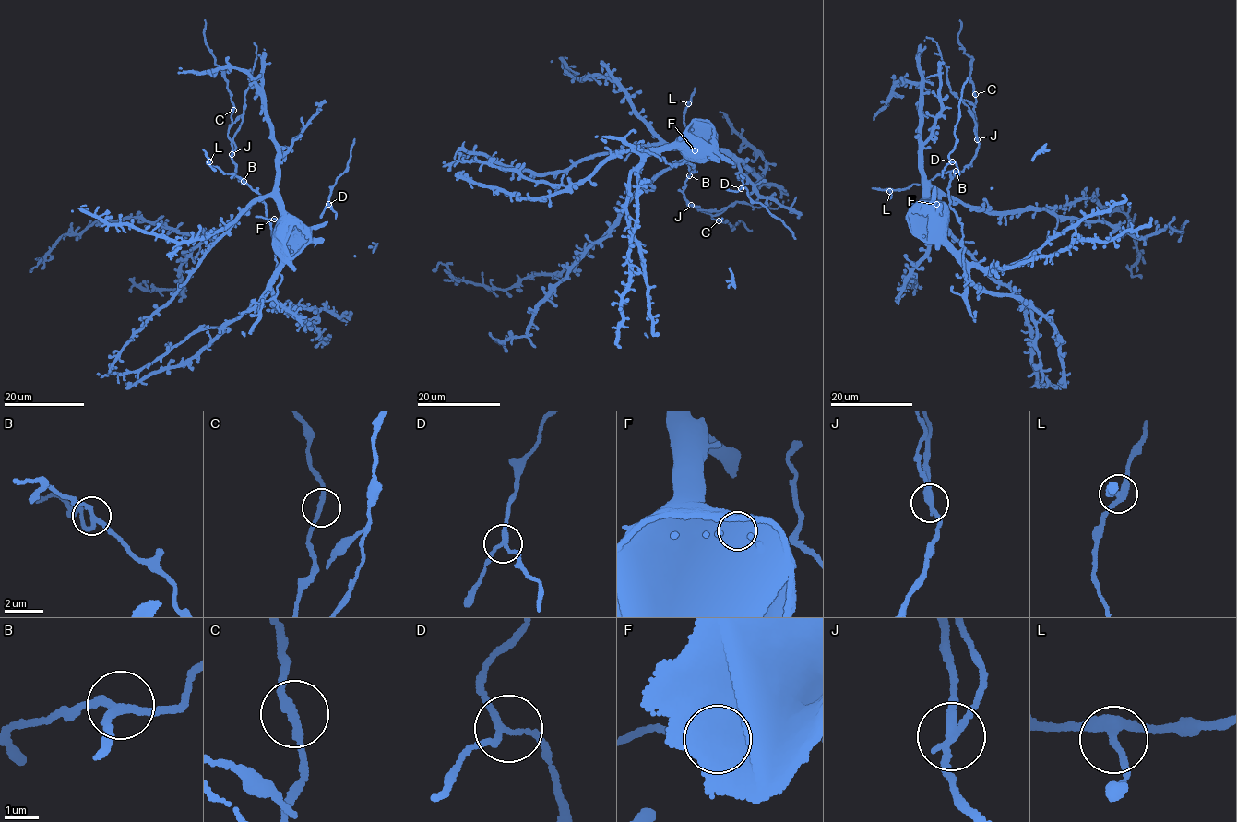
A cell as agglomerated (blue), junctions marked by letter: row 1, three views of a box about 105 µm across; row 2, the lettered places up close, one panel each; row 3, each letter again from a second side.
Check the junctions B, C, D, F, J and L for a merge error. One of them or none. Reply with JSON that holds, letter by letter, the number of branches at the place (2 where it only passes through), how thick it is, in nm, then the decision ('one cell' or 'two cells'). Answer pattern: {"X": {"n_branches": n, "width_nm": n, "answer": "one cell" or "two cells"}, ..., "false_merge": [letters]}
{"B": {"n_branches": 3, "width_nm": 220, "answer": "one cell"}, "C": {"n_branches": 2, "width_nm": 240, "answer": "one cell"}, "D": {"n_branches": 3, "width_nm": 160, "answer": "one cell"}, "F": {"n_branches": 2, "width_nm": 200, "answer": "one cell"}, "J": {"n_branches": 3, "width_nm": 200, "answer": "two cells"}, "L": {"n_branches": 3, "width_nm": 200, "answer": "one cell"}, "false_merge": ["J"]}

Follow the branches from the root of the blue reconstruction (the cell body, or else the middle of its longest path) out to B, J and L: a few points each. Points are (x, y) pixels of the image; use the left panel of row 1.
B: (282, 218), (277, 242), (281, 256), (266, 301), (277, 294), (281, 277), (265, 203), (243, 181)
J: (282, 218), (281, 256), (266, 301), (281, 279), (271, 230), (261, 196), (235, 174), (232, 154)
L: (282, 218), (277, 242), (281, 256), (266, 301), (277, 294), (281, 277), (265, 203), (243, 180), (209, 161)

